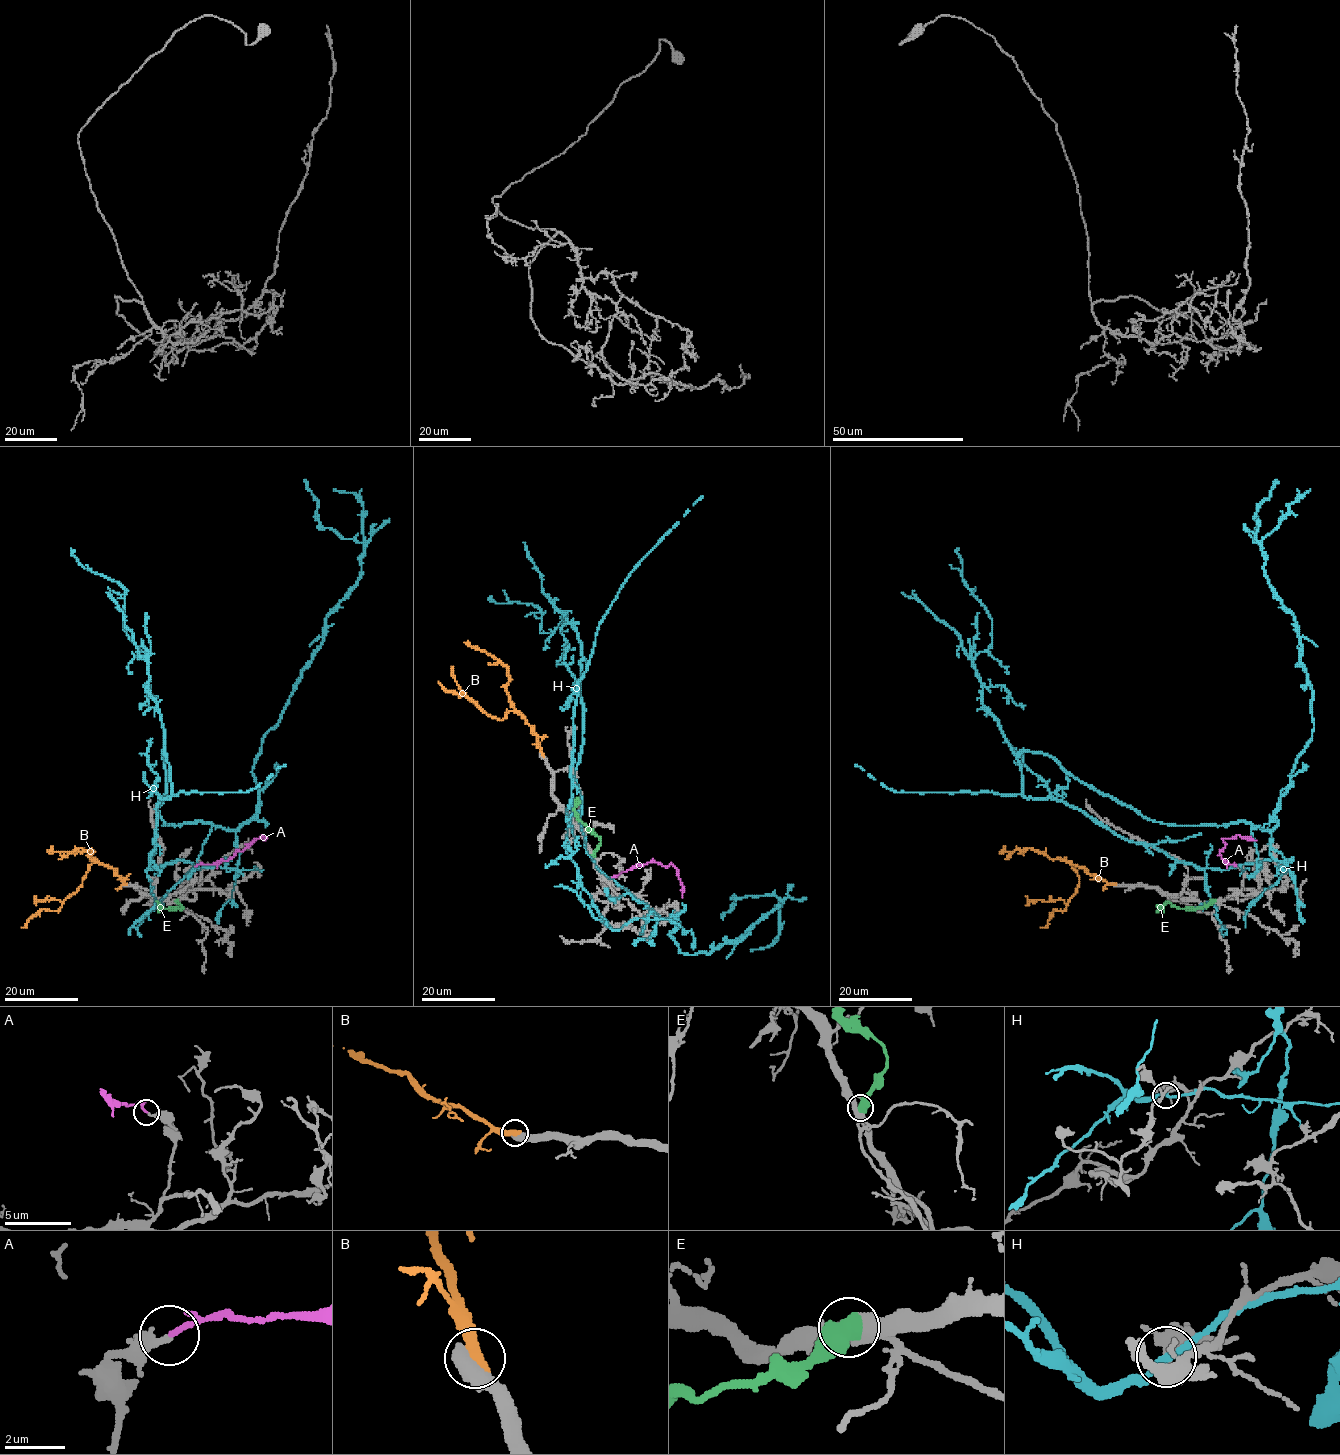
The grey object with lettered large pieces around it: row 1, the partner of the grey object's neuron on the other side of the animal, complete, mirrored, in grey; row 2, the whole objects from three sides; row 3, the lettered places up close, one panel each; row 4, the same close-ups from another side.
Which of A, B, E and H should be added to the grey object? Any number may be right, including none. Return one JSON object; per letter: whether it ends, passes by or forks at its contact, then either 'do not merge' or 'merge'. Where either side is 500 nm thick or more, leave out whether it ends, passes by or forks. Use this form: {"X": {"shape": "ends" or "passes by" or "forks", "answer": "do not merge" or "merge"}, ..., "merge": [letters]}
{"A": {"shape": "passes by", "answer": "merge"}, "B": {"answer": "do not merge"}, "E": {"answer": "do not merge"}, "H": {"shape": "passes by", "answer": "do not merge"}, "merge": ["A"]}

